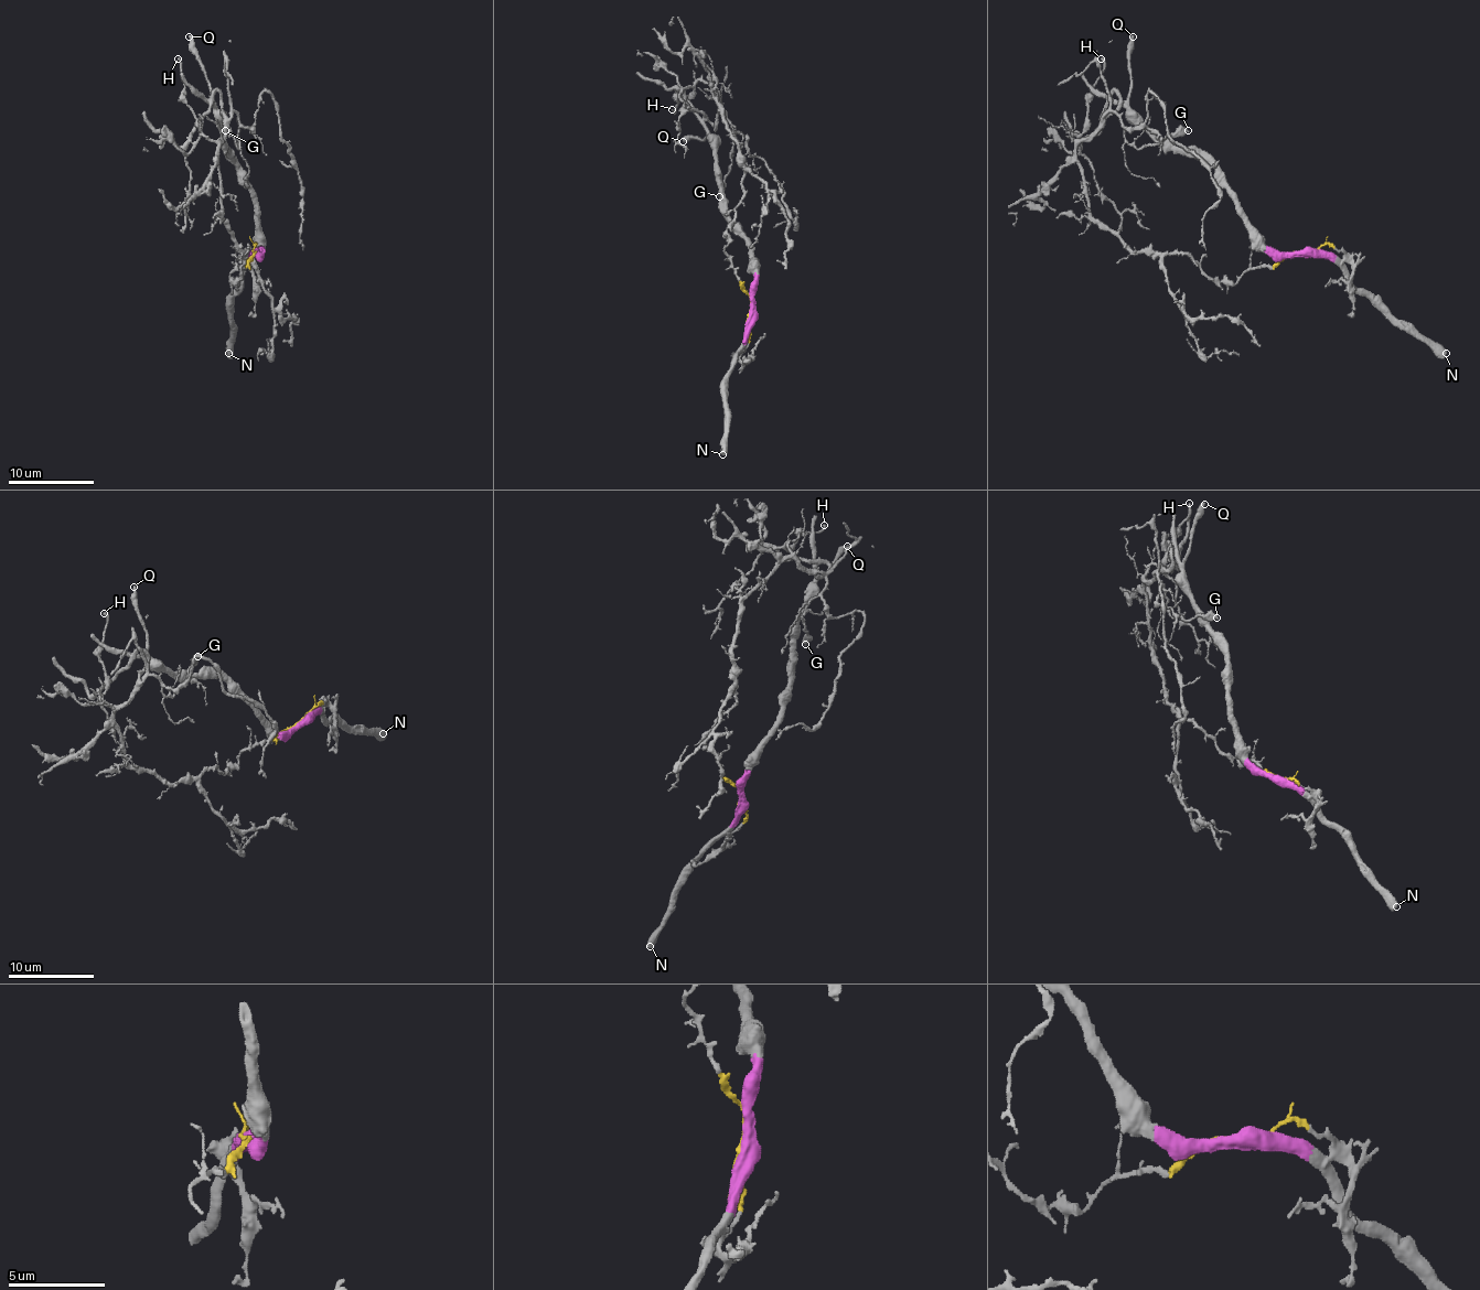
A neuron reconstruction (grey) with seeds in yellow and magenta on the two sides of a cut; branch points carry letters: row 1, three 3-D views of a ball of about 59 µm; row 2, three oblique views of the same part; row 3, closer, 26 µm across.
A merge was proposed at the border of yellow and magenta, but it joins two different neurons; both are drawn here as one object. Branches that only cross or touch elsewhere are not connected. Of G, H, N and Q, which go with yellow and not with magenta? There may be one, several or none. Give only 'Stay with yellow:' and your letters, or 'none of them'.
Stay with yellow: G, H

